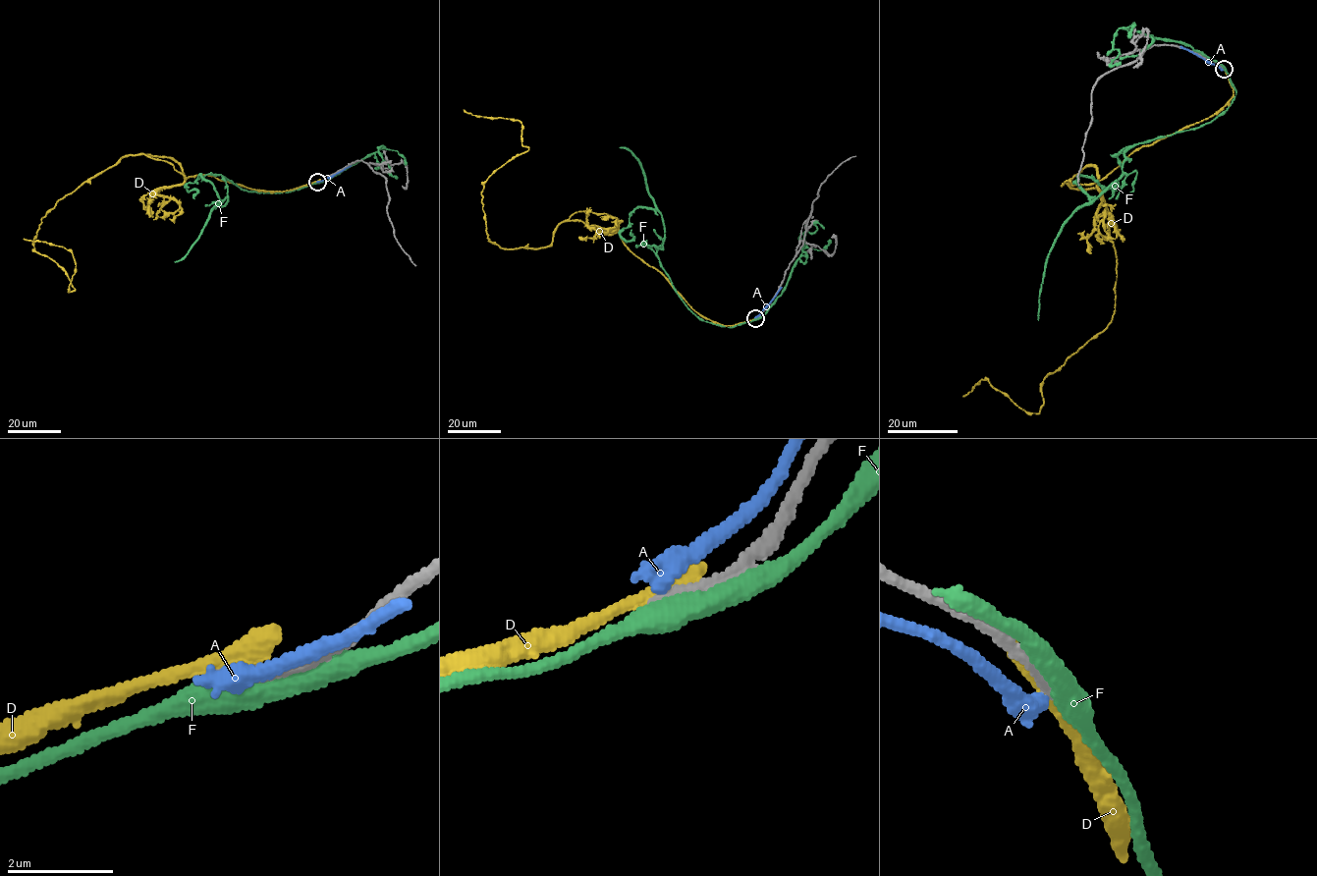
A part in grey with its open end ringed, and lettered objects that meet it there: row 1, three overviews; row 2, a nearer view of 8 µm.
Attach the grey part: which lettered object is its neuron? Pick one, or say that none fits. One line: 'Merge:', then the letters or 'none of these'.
Merge: none of these

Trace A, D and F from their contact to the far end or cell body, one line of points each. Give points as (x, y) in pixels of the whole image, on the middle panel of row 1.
A: (756, 318), (782, 287)
D: (756, 318), (701, 316), (619, 231), (489, 241), (484, 183), (528, 149), (463, 110)
F: (757, 318), (730, 327), (702, 321), (693, 314), (657, 252), (665, 230), (639, 159), (631, 150), (619, 147)

